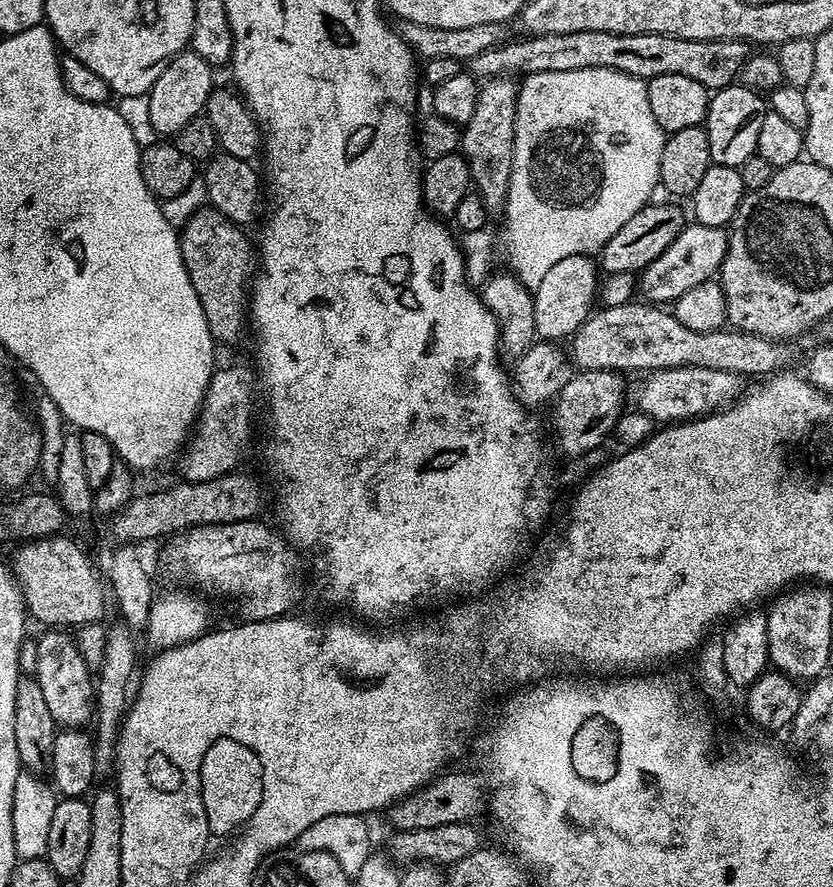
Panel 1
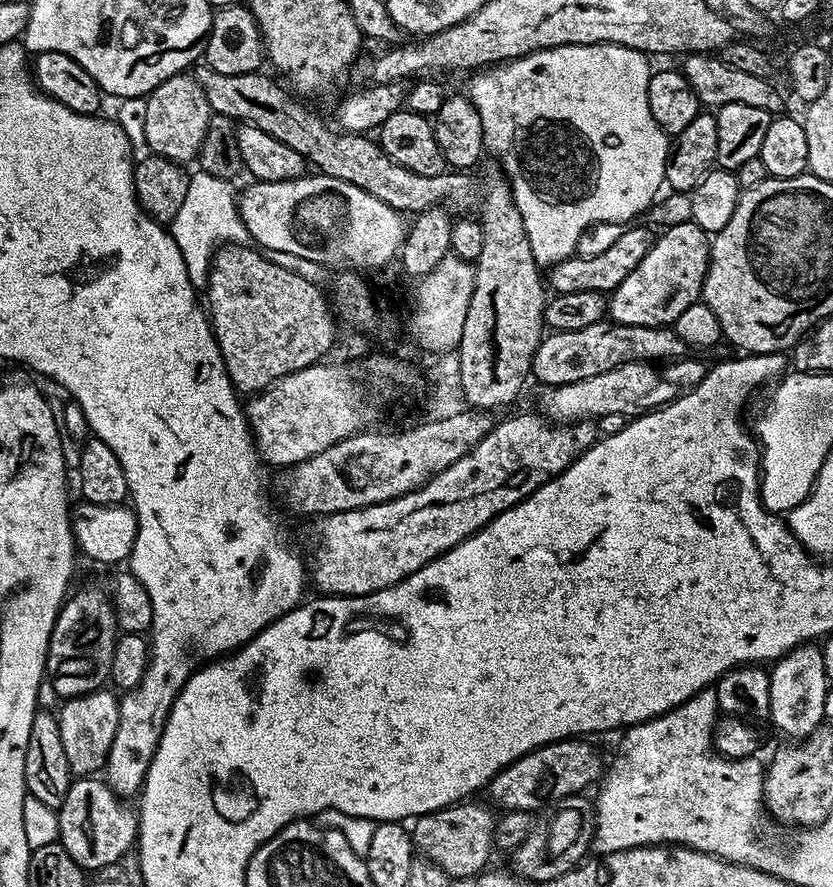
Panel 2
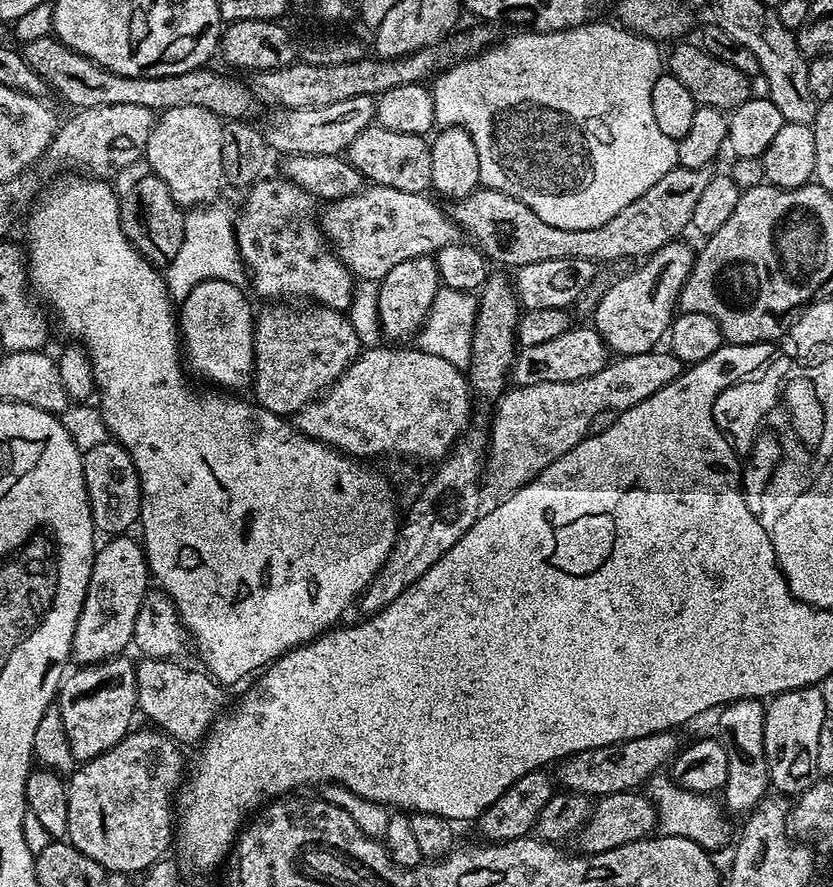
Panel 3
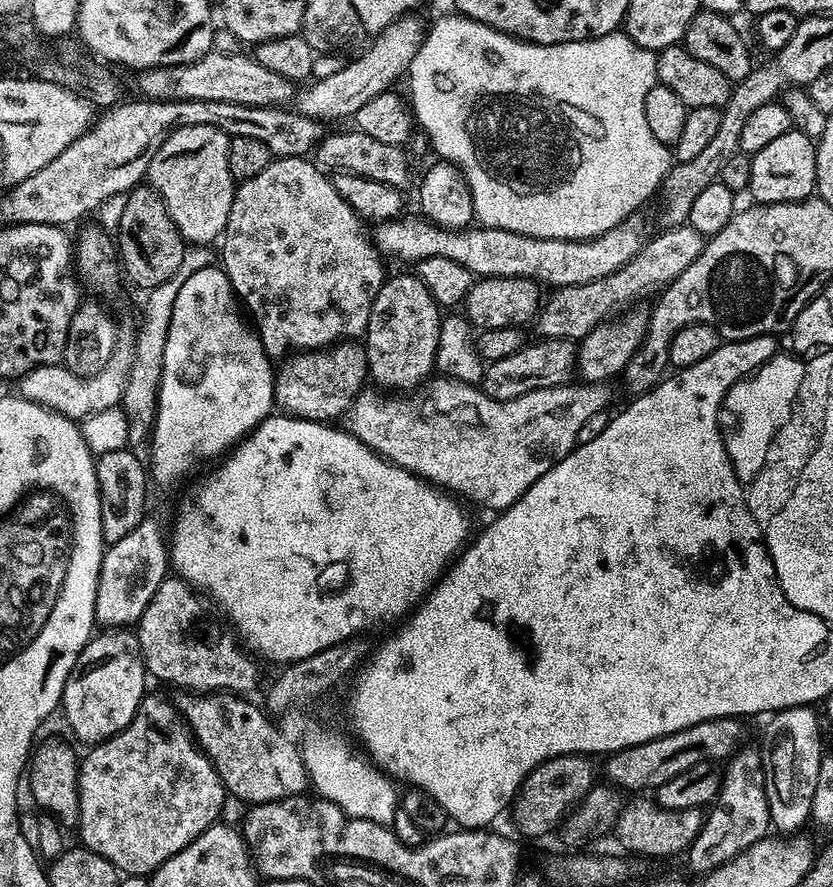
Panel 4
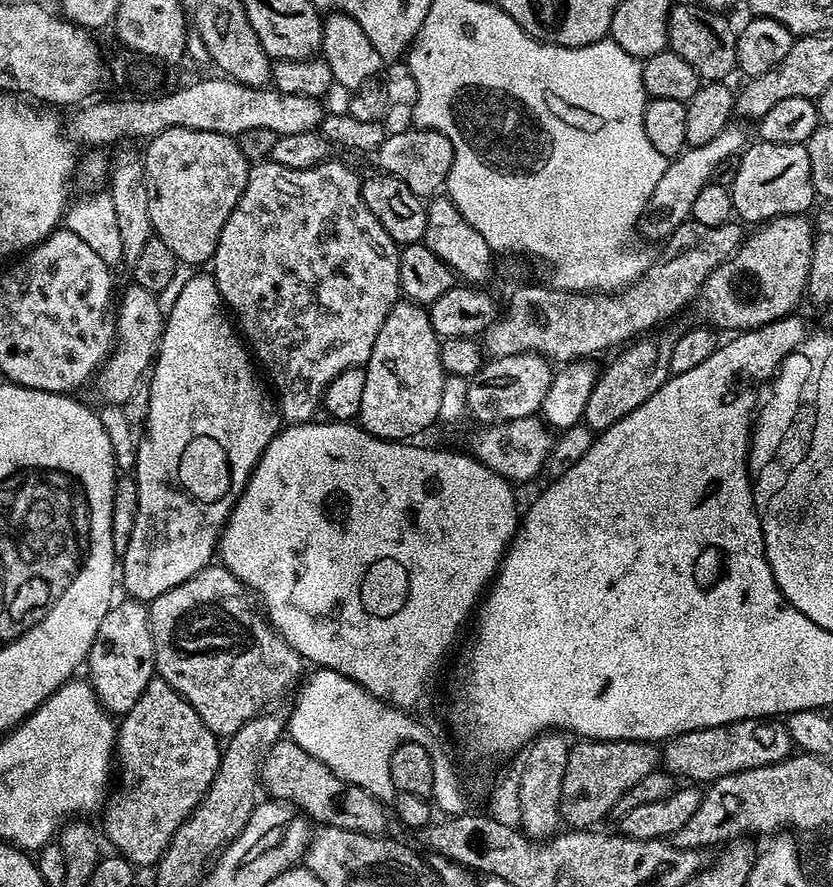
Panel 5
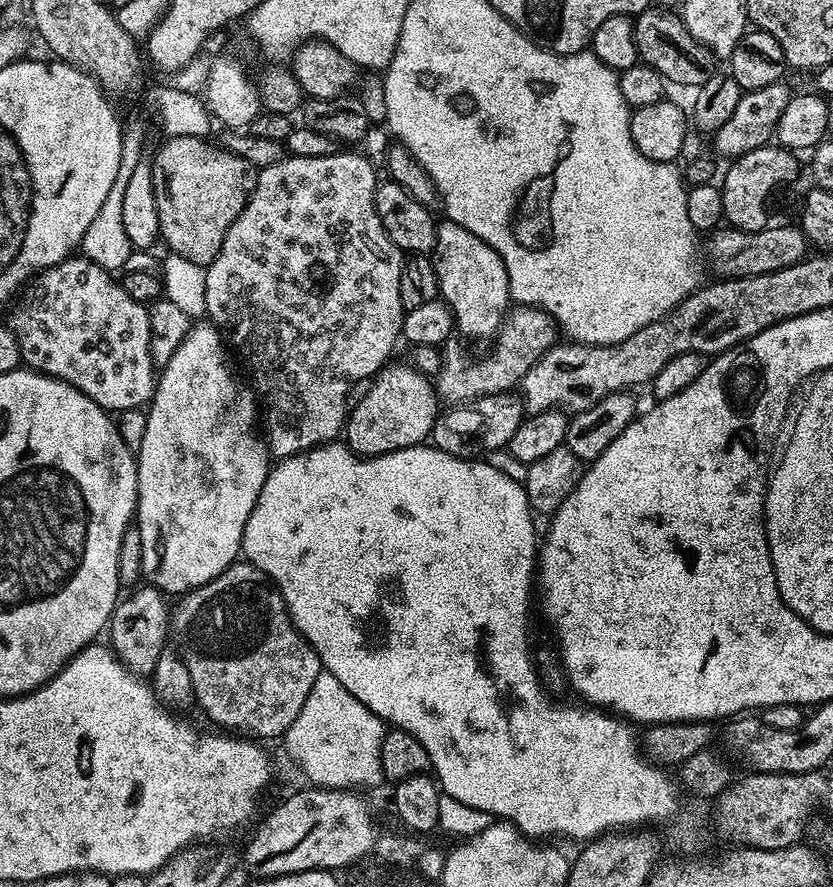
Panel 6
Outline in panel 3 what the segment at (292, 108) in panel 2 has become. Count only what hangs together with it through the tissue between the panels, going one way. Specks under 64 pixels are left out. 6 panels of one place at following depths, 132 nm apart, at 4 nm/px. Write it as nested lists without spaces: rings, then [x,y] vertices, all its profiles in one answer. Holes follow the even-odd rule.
[[[52,34],[23,44],[22,55],[30,68],[47,82],[49,89],[57,92],[66,103],[73,104],[71,107],[76,110],[90,106],[146,106],[159,114],[174,106],[202,106],[227,122],[248,120],[258,107],[256,94],[247,83],[242,84],[232,76],[219,76],[208,66],[186,70],[186,74],[130,78],[99,68],[93,60],[70,50]],[[711,167],[672,168],[662,174],[642,198],[634,198],[634,202],[630,202],[626,210],[618,210],[610,222],[602,222],[602,226],[590,230],[562,230],[550,226],[550,222],[542,222],[542,218],[538,218],[530,206],[518,202],[518,198],[483,186],[466,198],[451,201],[450,217],[489,261],[509,264],[512,270],[530,262],[550,262],[558,258],[586,258],[593,262],[628,260],[631,256],[647,258],[671,240],[685,235],[684,227],[687,229],[692,223],[694,205],[713,175]]]

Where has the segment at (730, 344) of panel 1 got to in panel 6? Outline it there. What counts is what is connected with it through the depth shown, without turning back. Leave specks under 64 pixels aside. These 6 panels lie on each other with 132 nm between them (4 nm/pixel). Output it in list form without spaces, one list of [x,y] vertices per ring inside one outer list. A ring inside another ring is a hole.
[[[515,391],[499,392],[489,396],[480,396],[441,411],[432,427],[431,443],[451,456],[465,458],[485,454],[492,449],[503,449],[510,438],[518,430],[518,426],[526,419],[523,399]]]

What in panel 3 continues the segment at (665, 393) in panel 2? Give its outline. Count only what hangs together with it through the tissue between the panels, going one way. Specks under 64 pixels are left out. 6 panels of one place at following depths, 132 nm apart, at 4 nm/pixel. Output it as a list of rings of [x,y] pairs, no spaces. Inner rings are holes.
[[[653,350],[637,356],[621,356],[613,359],[598,374],[587,376],[574,382],[542,382],[538,386],[509,387],[495,401],[496,413],[492,416],[492,428],[486,451],[486,484],[499,494],[517,492],[526,486],[546,466],[550,466],[562,454],[574,450],[589,435],[588,427],[602,410],[614,410],[618,414],[626,408],[634,407],[638,402],[650,398],[662,386],[674,382],[683,374],[686,365],[671,350]]]

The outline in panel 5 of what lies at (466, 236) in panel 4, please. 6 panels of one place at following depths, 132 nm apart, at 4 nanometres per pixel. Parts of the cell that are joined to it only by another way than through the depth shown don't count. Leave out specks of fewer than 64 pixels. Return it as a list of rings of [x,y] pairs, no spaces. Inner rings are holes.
[[[733,122],[722,130],[722,134],[718,134],[718,138],[706,142],[706,146],[685,147],[679,156],[669,159],[662,178],[658,178],[658,186],[654,186],[654,194],[650,194],[647,209],[638,225],[641,233],[644,231],[650,239],[663,242],[674,234],[674,230],[678,230],[678,226],[690,219],[702,186],[709,184],[712,179],[714,166],[731,156],[739,157],[749,143],[747,134],[739,126],[739,123]]]

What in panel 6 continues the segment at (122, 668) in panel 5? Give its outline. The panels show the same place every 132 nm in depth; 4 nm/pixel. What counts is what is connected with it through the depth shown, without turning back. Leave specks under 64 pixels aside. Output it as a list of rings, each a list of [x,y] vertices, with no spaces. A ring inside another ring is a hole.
[[[151,586],[143,587],[132,590],[137,592],[130,593],[128,597],[125,595],[117,603],[106,629],[112,653],[137,678],[151,677],[170,640],[170,604],[164,601],[167,600],[165,593]]]

